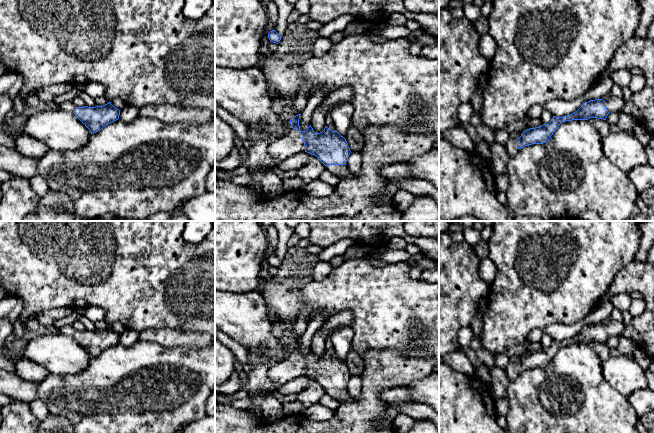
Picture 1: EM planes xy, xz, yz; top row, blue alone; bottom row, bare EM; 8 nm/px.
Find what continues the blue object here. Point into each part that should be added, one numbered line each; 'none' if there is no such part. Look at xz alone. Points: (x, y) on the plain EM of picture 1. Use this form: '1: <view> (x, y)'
1: xz (291, 368)
2: xz (341, 395)

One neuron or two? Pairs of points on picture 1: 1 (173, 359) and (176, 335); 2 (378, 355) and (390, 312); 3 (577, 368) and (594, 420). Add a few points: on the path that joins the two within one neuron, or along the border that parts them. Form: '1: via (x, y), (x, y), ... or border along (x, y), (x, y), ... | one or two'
1: border along (151, 342), (157, 342), (166, 347), (198, 347) | two
2: border along (402, 354), (390, 349), (369, 349), (363, 358) | two
3: via (582, 381), (587, 394), (587, 403), (591, 407) | one

